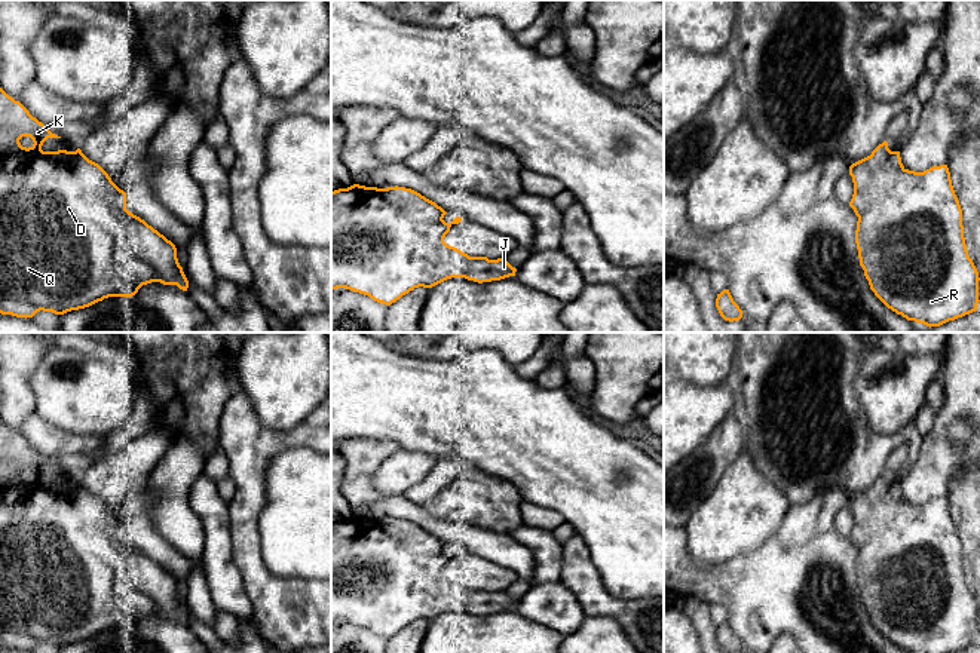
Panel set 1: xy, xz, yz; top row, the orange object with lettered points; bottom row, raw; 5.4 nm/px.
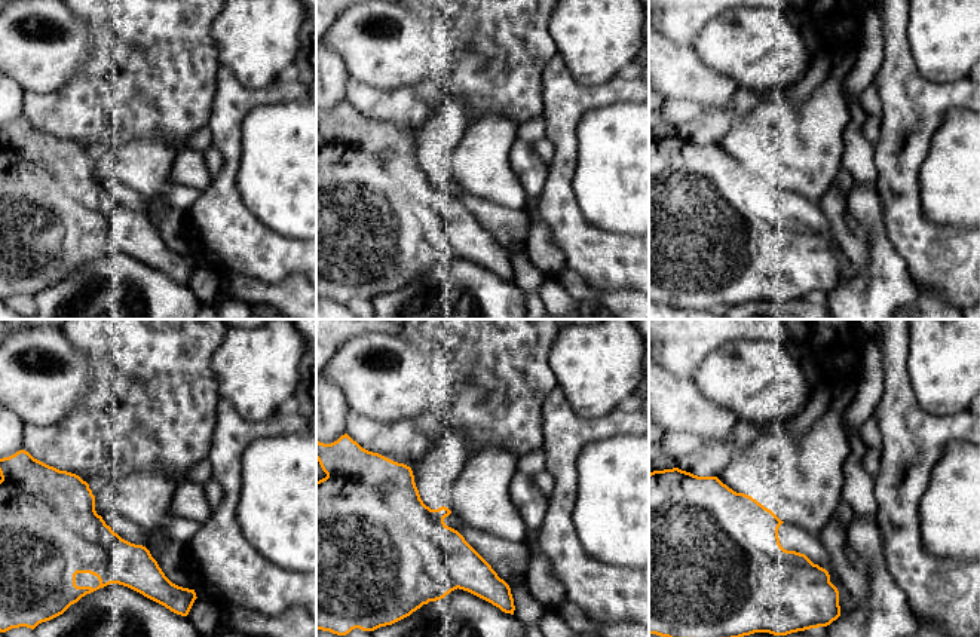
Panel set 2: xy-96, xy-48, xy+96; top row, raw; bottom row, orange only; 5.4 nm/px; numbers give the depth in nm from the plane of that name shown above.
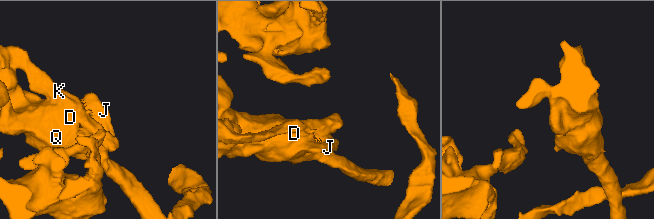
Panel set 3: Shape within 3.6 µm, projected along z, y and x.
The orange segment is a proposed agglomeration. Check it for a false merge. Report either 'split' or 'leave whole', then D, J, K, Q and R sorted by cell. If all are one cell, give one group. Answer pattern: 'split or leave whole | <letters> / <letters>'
split | D J Q R / K

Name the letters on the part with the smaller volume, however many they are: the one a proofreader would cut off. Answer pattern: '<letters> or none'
D, J, Q, R

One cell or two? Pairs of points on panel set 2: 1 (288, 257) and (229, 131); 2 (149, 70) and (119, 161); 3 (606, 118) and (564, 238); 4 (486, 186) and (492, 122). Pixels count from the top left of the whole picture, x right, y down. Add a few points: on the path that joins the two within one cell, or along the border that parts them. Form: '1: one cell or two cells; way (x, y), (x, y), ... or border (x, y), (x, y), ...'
1: one cell; way (254, 235), (227, 208), (229, 165)
2: two cells; border (159, 137), (128, 140), (113, 149)
3: two cells; border (576, 165), (575, 201), (597, 229)
4: one cell; way (486, 170), (486, 143), (489, 138)

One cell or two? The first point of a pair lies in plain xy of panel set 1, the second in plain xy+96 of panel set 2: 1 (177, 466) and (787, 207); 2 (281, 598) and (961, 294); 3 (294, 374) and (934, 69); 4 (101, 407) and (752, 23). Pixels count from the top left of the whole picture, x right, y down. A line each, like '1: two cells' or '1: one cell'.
1: two cells
2: one cell
3: one cell
4: one cell

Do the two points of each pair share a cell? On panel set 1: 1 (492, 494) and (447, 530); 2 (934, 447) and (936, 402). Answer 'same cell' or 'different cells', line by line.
1: different cells
2: different cells

